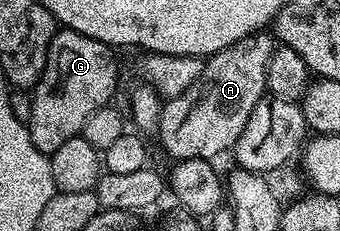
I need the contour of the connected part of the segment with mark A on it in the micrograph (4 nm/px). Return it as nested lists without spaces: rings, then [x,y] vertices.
[[[269,32],[243,36],[217,54],[208,55],[203,72],[183,96],[168,99],[161,107],[161,142],[173,160],[182,158],[216,159],[216,154],[236,147],[255,104],[267,94],[267,72],[278,43]]]

